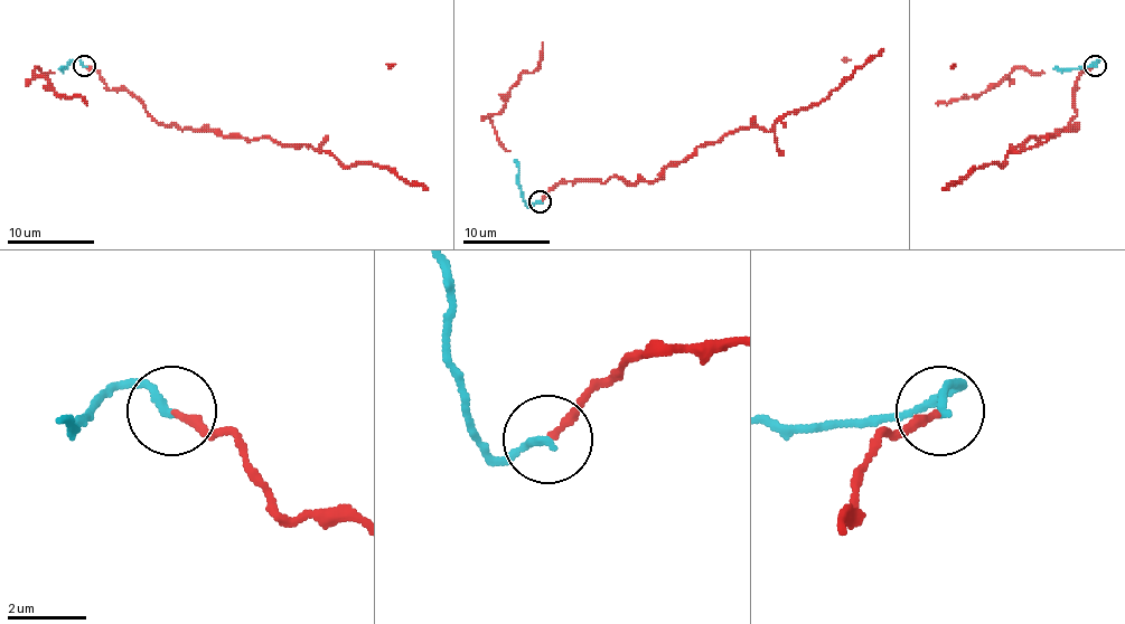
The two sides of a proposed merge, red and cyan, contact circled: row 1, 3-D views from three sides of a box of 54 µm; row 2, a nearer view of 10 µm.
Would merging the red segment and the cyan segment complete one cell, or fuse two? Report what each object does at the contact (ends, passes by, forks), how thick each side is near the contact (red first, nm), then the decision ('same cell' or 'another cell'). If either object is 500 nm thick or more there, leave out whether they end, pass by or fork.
red ends | cyan ends | 190/220 nm | same cell

